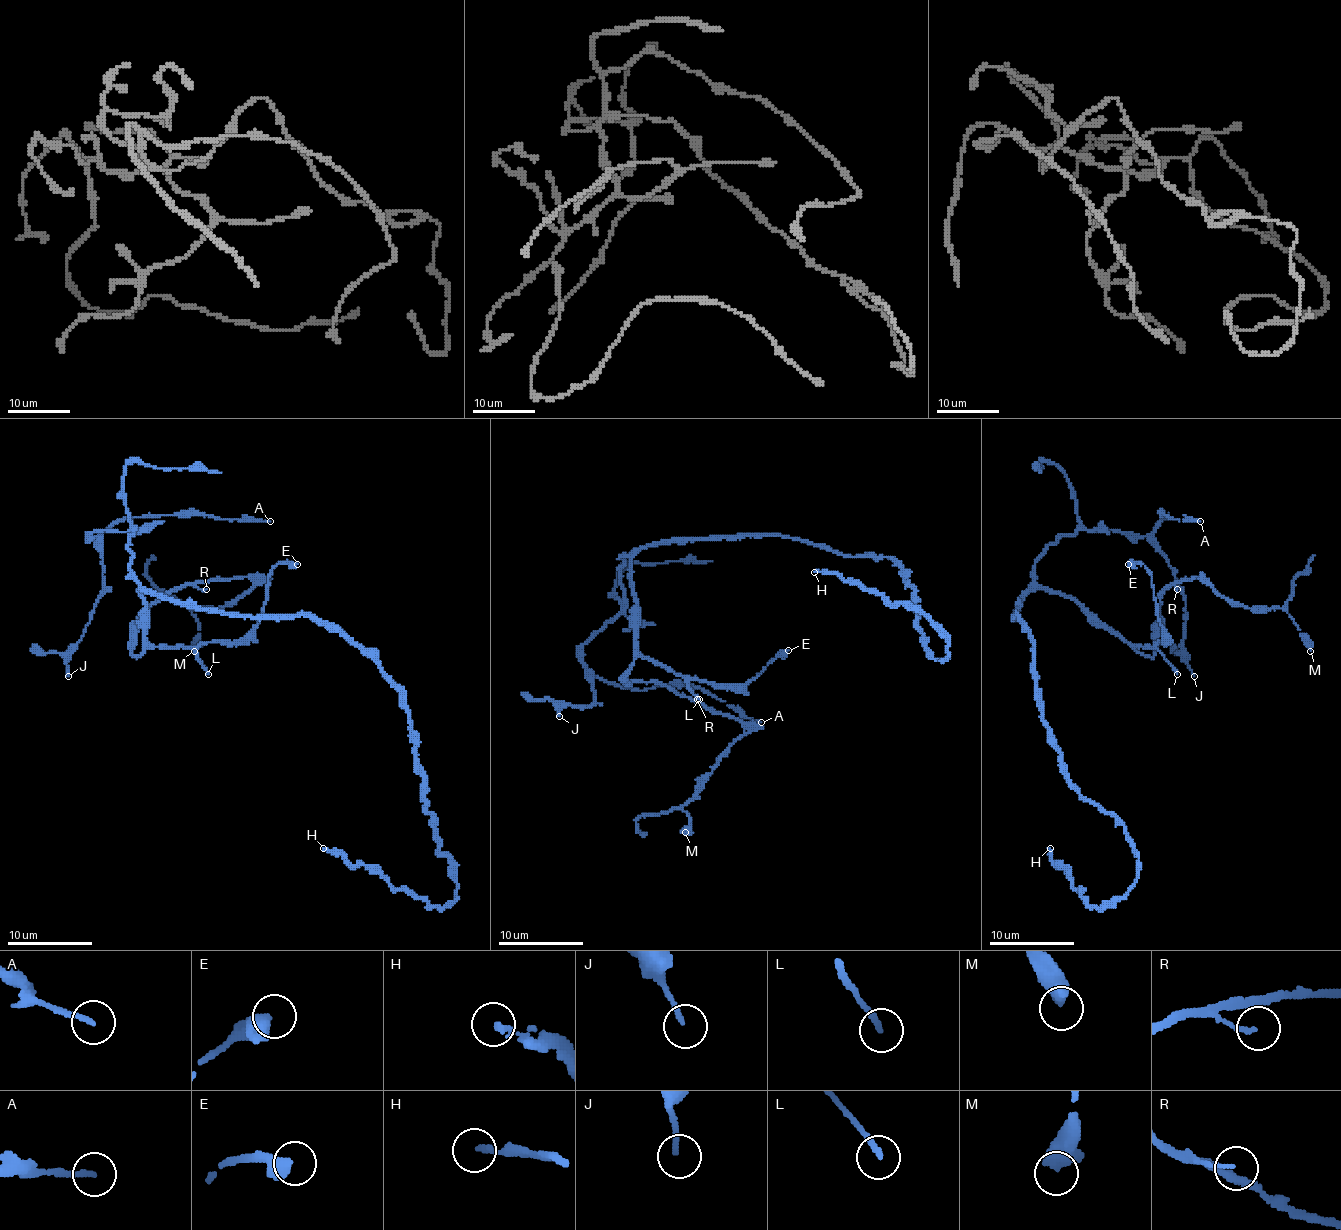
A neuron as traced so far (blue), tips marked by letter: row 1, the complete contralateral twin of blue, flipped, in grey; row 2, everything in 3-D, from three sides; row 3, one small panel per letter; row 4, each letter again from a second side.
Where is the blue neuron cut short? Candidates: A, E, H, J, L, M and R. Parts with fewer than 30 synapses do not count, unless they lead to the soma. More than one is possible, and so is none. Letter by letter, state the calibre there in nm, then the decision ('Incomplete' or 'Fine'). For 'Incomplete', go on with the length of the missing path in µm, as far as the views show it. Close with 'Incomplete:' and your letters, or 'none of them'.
A: Thickness 160 nm. Fine
E: Thickness 550 nm. Fine
H: Thickness 150 nm. Fine
J: Thickness 150 nm. Fine
L: Thickness 180 nm. Fine
M: Thickness 550 nm. Fine
R: Thickness 120 nm. Fine
Incomplete: none of them

